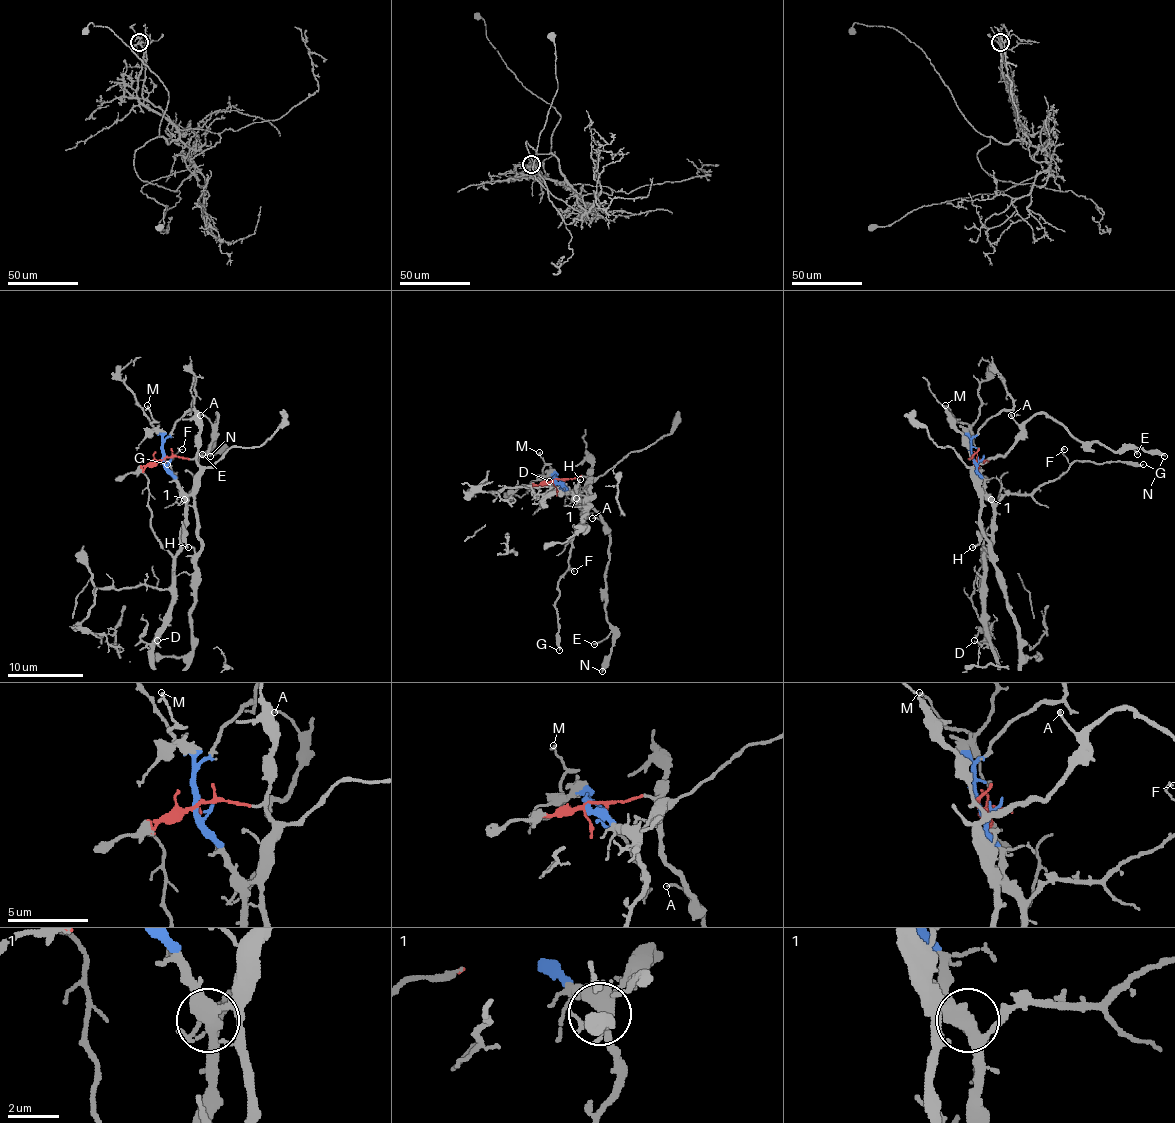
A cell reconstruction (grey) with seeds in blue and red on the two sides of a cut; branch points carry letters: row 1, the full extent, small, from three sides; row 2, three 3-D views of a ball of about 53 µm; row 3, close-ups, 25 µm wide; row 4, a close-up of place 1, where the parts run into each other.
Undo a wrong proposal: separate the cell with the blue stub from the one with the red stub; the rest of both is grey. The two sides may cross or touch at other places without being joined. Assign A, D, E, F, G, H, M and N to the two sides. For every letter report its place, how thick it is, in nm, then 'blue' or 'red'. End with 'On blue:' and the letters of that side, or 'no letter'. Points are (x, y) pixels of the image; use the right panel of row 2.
A: (1011, 415) | 140 nm | red
D: (974, 640) | 130 nm | blue
E: (1137, 454) | 150 nm | red
F: (1064, 449) | 130 nm | blue
G: (1143, 464) | 240 nm | blue
H: (972, 547) | 160 nm | blue
M: (945, 405) | 150 nm | blue
N: (1164, 456) | 320 nm | red
On blue: D, F, G, H, M

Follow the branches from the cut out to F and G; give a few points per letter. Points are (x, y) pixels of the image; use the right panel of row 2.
F: (973, 458), (984, 492), (997, 503), (1005, 496), (1033, 492), (1062, 475), (1069, 464), (1062, 452), (1064, 448)
G: (973, 458), (984, 492), (995, 503), (1011, 494), (1030, 494), (1058, 479), (1077, 460), (1143, 464)

